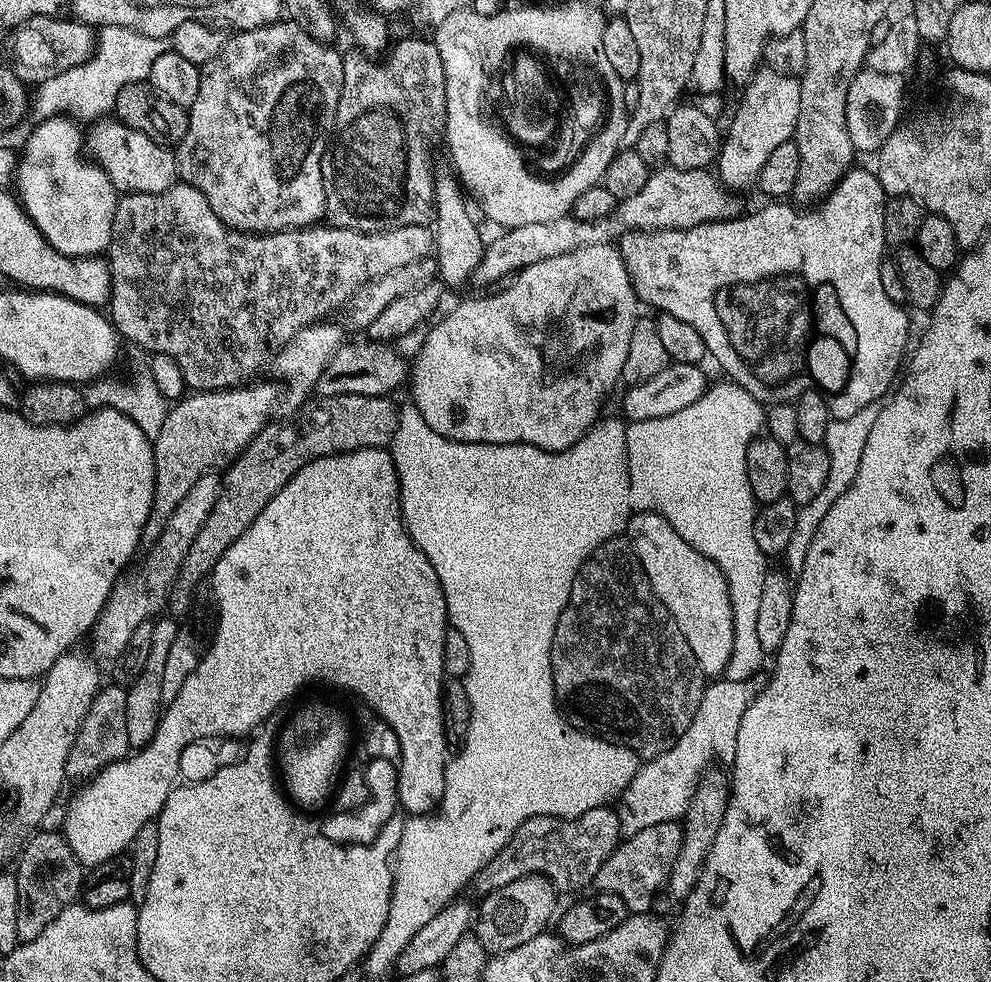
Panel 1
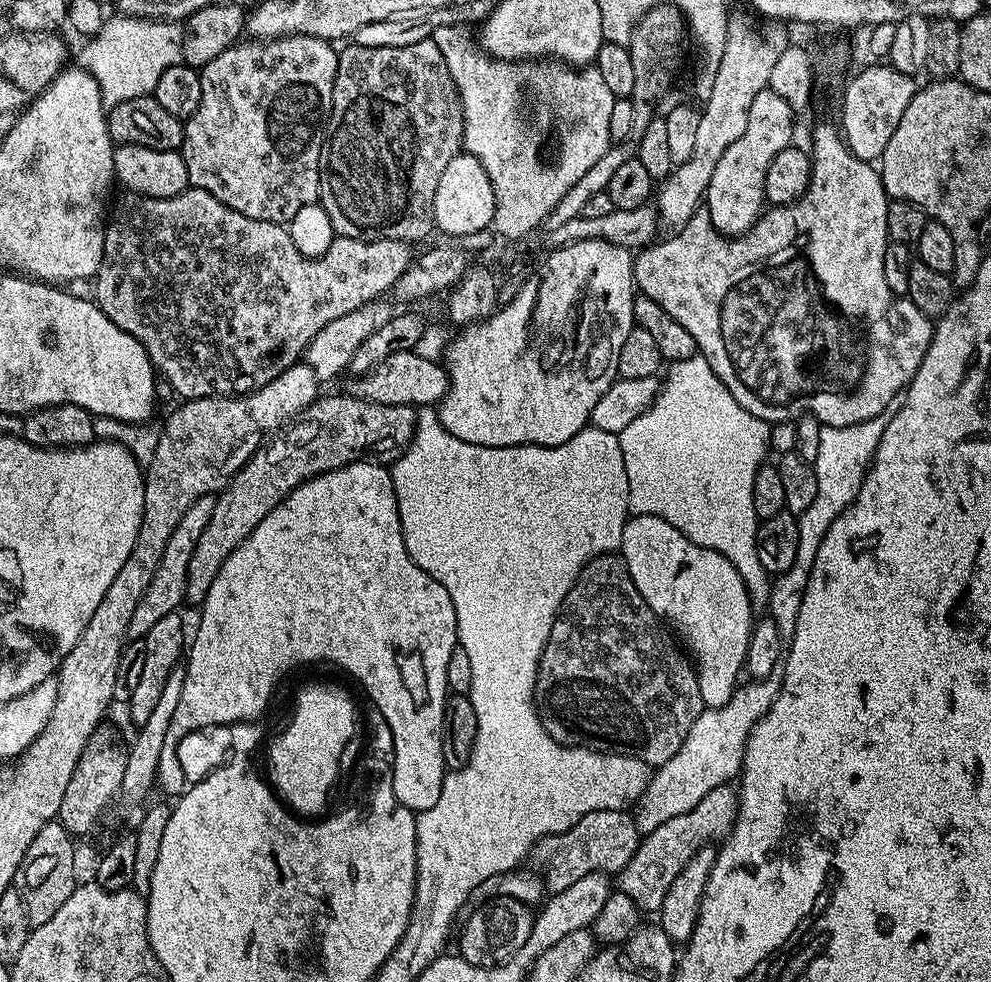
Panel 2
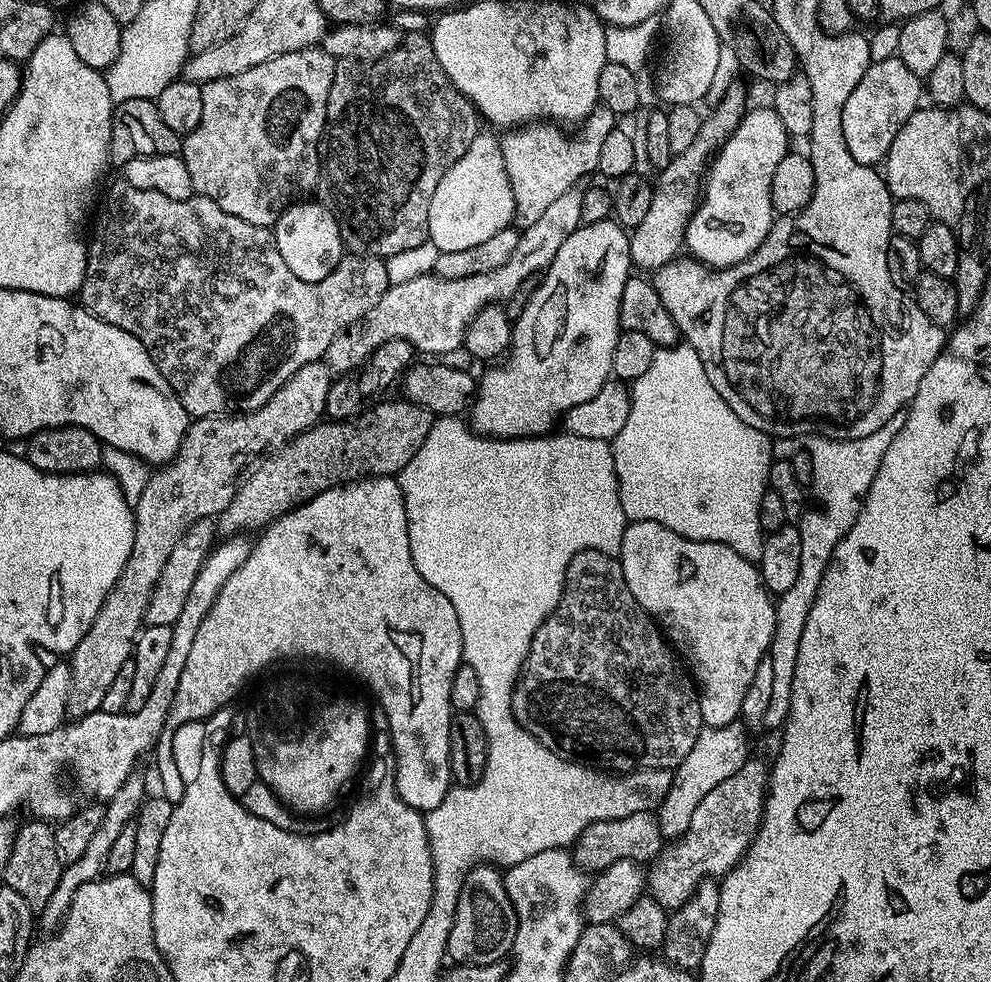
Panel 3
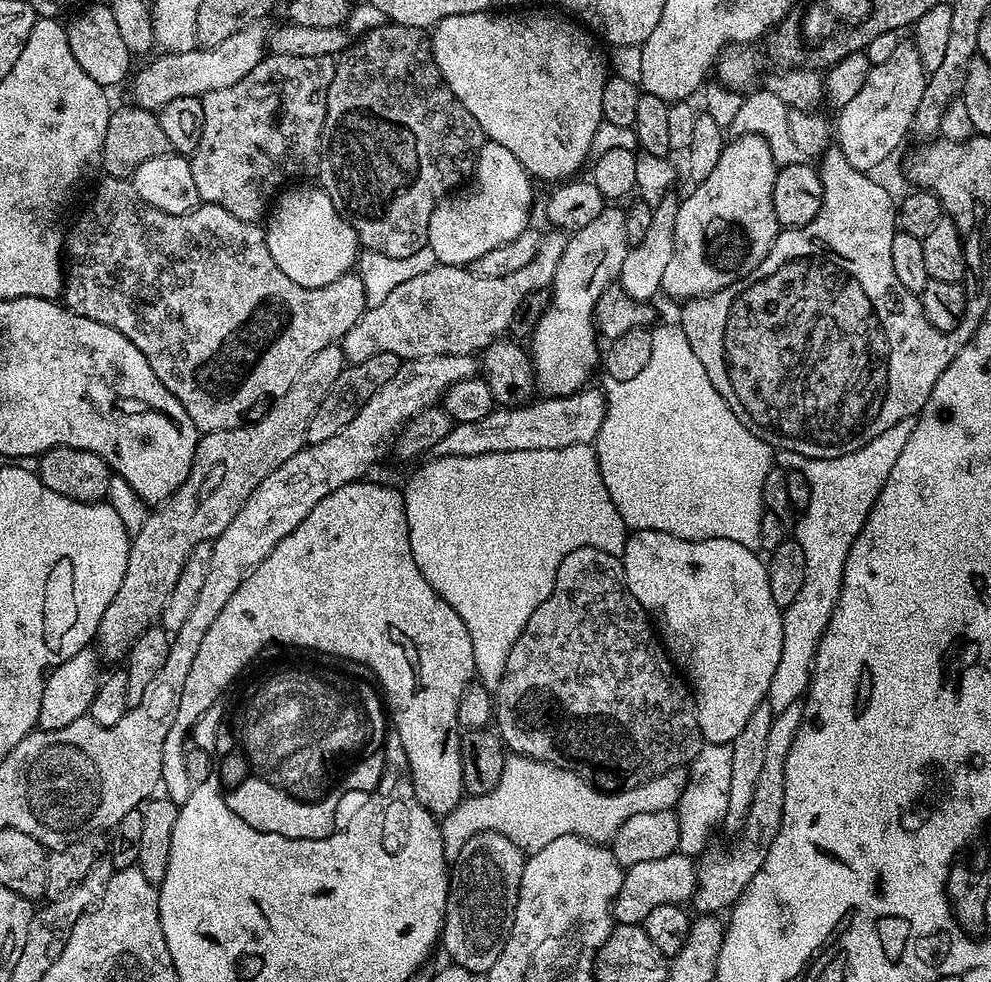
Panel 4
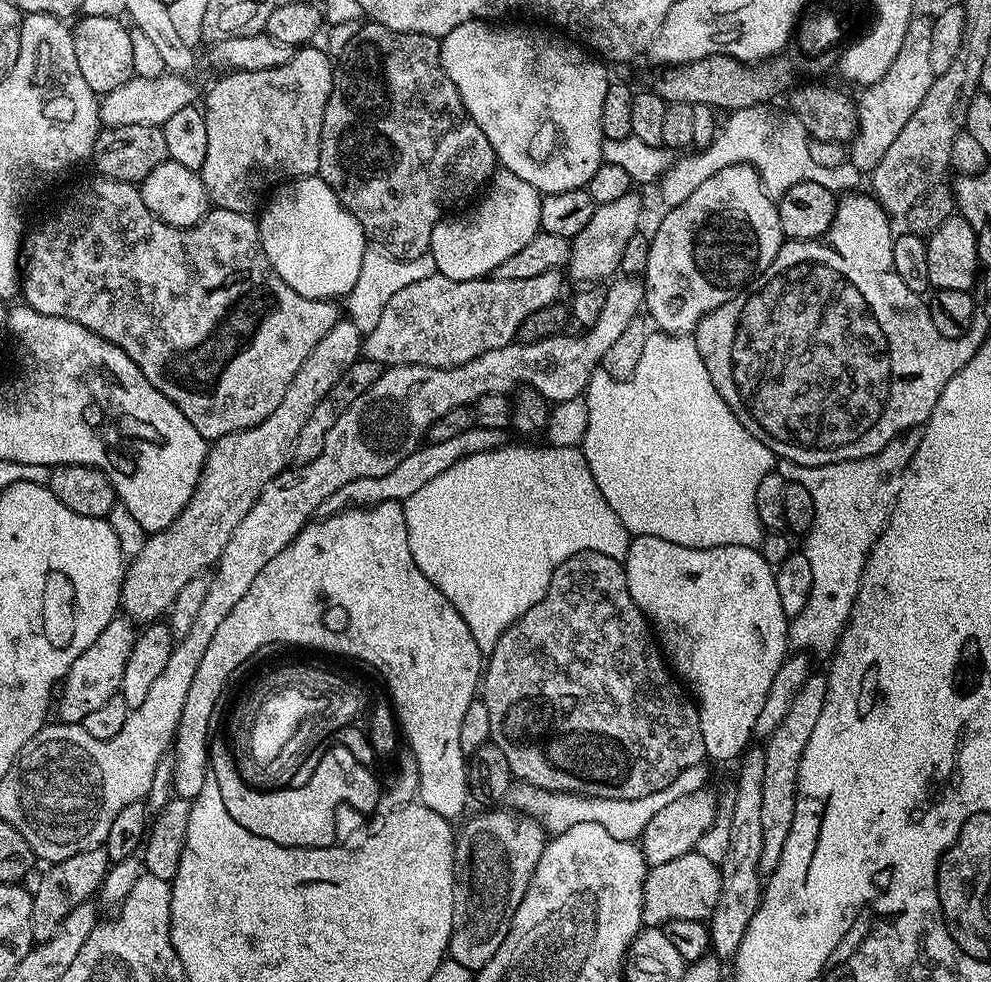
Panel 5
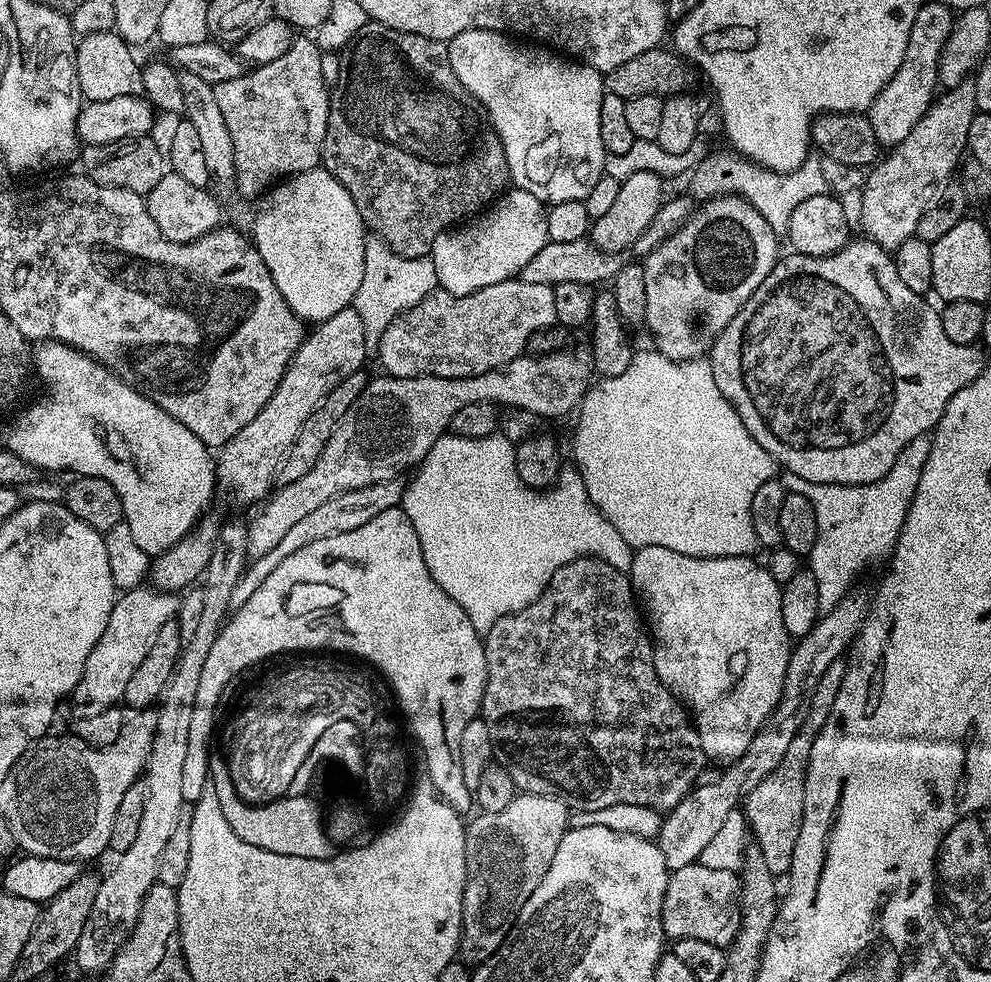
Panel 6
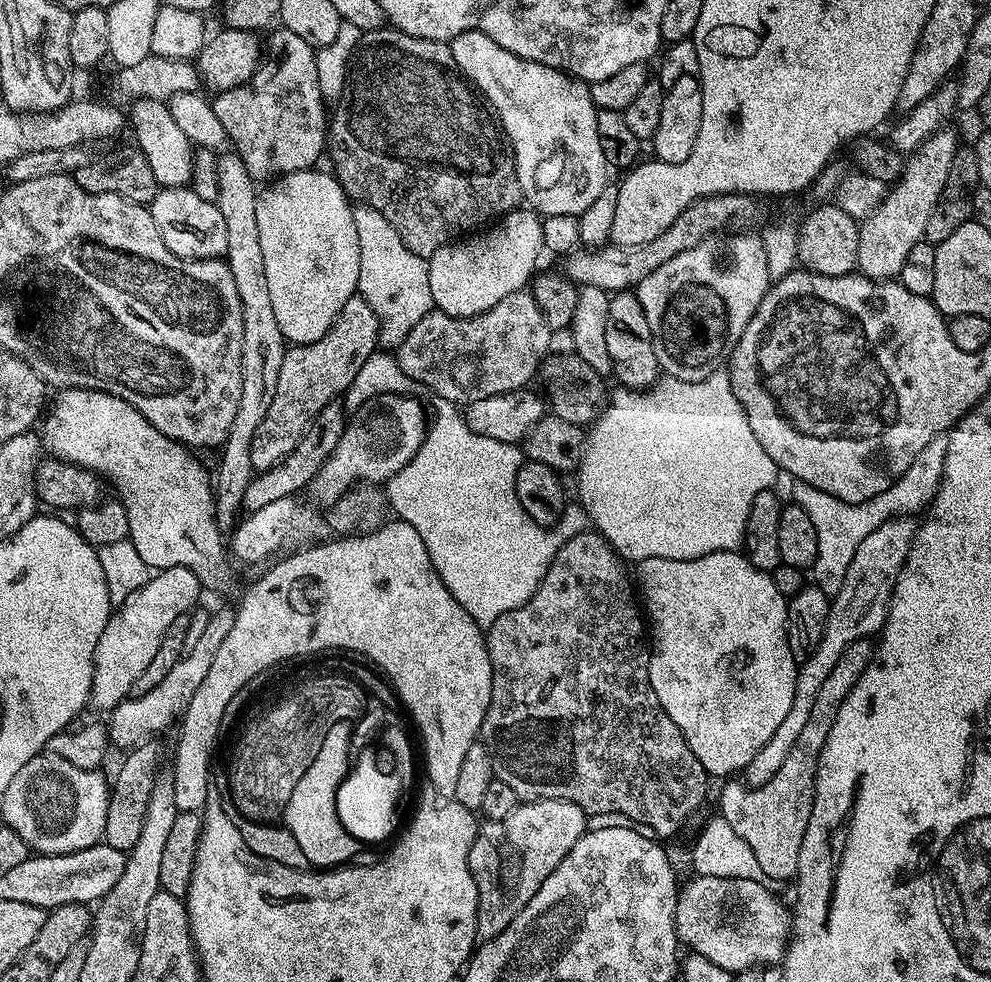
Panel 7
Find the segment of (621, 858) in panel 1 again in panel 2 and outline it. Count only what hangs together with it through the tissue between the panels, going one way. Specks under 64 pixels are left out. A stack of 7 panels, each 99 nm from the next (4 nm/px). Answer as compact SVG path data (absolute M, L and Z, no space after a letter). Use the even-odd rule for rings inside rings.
M731 783L719 784L714 790L710 790L710 794L706 794L706 798L702 798L702 802L698 802L698 806L694 806L694 810L686 810L686 814L678 814L678 818L662 822L662 826L641 839L630 862L626 862L626 866L620 869L619 891L630 894L641 913L659 913L662 898L666 898L666 890L670 890L674 878L682 874L682 866L686 866L686 862L690 862L690 858L694 858L700 848L723 841L731 832L739 809L737 789Z

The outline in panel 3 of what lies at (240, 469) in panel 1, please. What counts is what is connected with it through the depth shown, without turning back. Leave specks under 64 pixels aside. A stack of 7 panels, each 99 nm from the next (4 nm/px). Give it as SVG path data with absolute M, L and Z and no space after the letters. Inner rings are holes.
M405 398L383 400L376 402L381 404L365 407L355 422L348 418L325 419L265 455L243 477L234 498L230 498L230 506L220 512L217 533L227 538L247 533L247 528L260 530L334 484L365 476L396 476L401 472L406 462L422 450L434 416L422 405Z

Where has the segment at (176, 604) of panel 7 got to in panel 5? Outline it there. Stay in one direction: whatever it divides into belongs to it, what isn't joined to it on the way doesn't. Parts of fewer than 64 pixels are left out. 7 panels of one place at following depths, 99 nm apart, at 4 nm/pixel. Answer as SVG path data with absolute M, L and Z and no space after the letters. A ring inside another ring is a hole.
M127 618L111 620L106 630L102 630L102 634L98 634L98 638L94 638L94 642L86 646L86 650L82 650L78 658L74 658L74 666L70 666L70 670L64 675L54 704L55 715L57 712L60 715L57 717L63 723L83 724L86 714L99 710L105 702L110 702L110 698L118 695L122 674L126 670L126 658L130 658L130 650L137 635L133 621Z

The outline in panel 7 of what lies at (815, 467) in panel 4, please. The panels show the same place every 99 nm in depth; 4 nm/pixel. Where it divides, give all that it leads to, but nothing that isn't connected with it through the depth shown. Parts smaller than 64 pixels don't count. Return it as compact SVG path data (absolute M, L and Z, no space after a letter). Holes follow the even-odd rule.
M947 435L935 436L926 442L918 458L910 464L905 472L882 494L870 498L861 504L842 502L842 498L834 498L834 494L826 494L826 490L818 490L809 484L793 483L791 499L806 514L810 514L810 522L814 522L814 531L818 533L818 554L810 569L815 587L821 588L829 598L836 596L842 590L842 582L846 578L846 569L854 558L858 546L878 526L896 520L900 516L915 517L915 512L923 513L938 494L940 483L944 477L946 466L946 450L948 449Z

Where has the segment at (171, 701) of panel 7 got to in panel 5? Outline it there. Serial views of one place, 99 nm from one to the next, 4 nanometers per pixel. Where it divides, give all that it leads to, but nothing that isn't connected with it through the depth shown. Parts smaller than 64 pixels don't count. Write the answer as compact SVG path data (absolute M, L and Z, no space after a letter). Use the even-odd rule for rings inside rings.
M474 424L470 430L466 430L457 437L450 438L449 441L428 442L416 448L413 454L408 454L402 459L390 473L378 475L377 478L358 478L341 486L339 490L333 492L319 506L317 515L319 517L335 516L339 512L346 511L347 508L357 506L371 506L381 504L386 501L403 502L408 500L411 494L426 486L427 482L433 481L440 473L445 473L448 468L457 464L470 455L484 453L486 451L497 450L507 443L507 433L503 429L492 429Z

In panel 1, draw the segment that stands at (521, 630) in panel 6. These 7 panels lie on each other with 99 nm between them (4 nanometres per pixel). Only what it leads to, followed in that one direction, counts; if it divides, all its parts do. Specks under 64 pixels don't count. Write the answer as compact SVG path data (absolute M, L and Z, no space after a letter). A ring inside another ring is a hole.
M627 539L602 543L577 570L570 598L554 630L552 681L557 701L567 709L566 719L572 727L613 740L641 758L670 750L690 726L704 697L705 674L694 658L694 650L690 650L690 642L686 642L686 634L678 630L678 622L654 594Z

